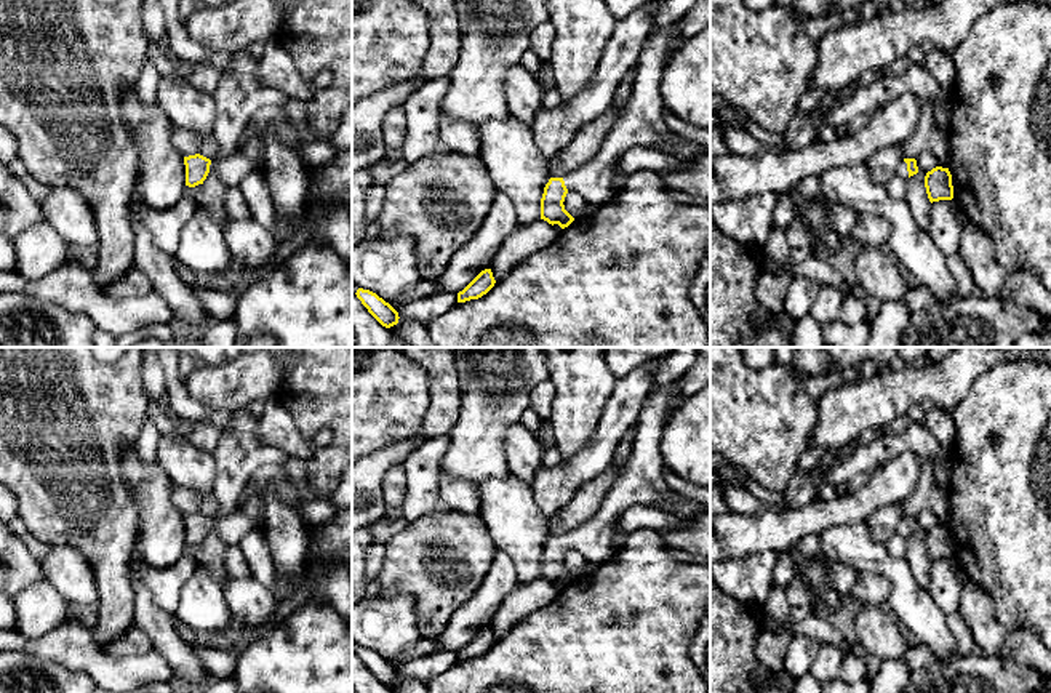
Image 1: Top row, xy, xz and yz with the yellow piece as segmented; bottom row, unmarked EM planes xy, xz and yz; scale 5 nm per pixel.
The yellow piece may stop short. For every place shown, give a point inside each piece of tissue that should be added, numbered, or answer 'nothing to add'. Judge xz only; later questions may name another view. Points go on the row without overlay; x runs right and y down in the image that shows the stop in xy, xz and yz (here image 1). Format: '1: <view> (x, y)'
1: xz (640, 482)

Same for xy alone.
1: xy (234, 527)

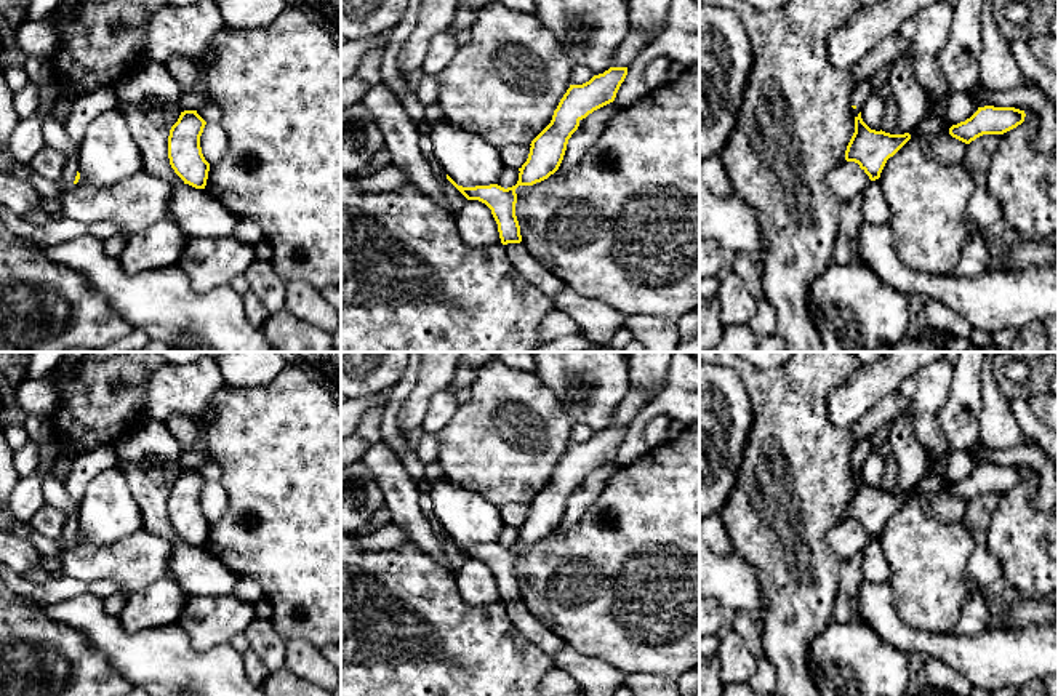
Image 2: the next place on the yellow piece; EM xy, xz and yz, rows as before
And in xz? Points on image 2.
nothing to add

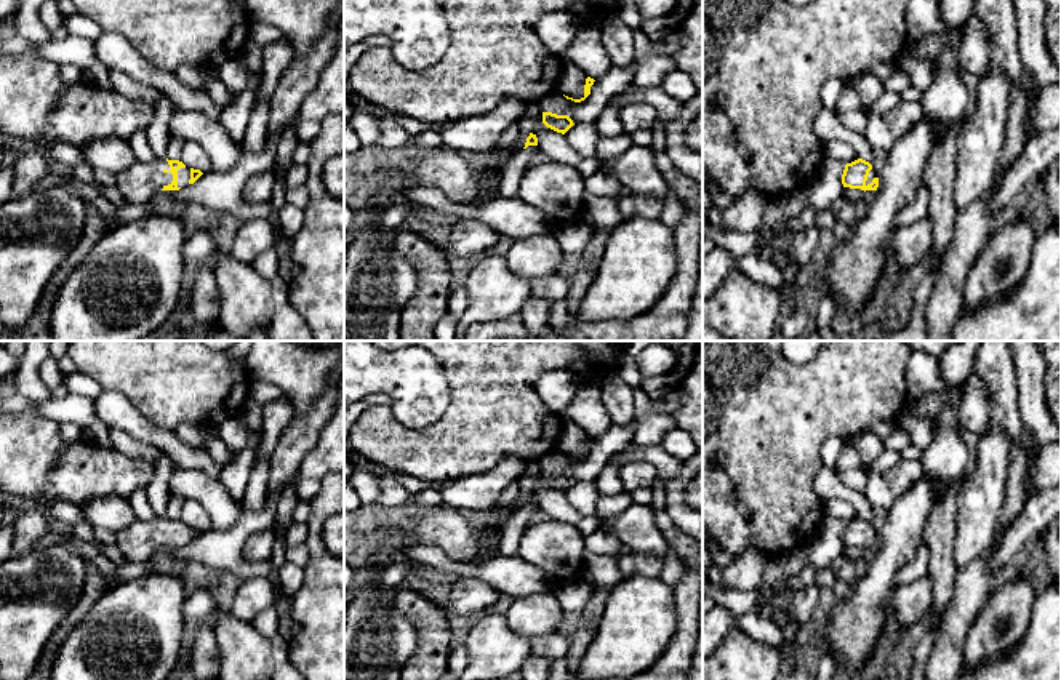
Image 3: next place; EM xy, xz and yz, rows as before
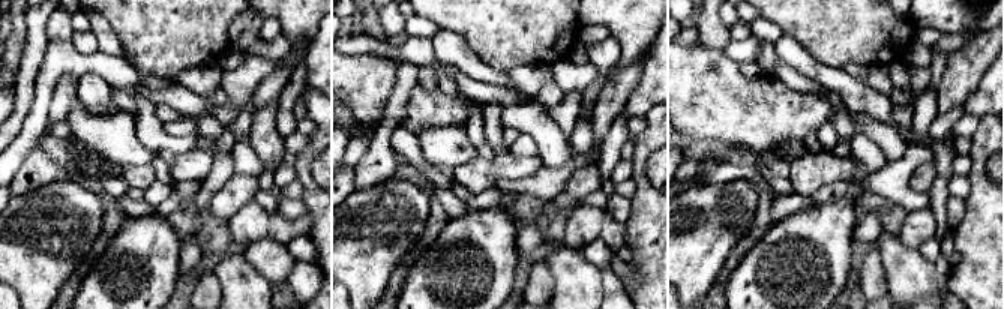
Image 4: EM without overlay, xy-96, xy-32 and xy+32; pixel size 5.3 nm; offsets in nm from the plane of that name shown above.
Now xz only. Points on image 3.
1: xz (498, 517)

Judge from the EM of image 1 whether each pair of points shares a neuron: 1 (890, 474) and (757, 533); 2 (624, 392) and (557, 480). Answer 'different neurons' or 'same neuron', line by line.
1: same neuron
2: same neuron

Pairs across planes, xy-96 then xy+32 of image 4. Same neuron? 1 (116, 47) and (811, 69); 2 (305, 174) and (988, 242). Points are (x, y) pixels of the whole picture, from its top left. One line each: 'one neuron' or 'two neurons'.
1: one neuron
2: one neuron

